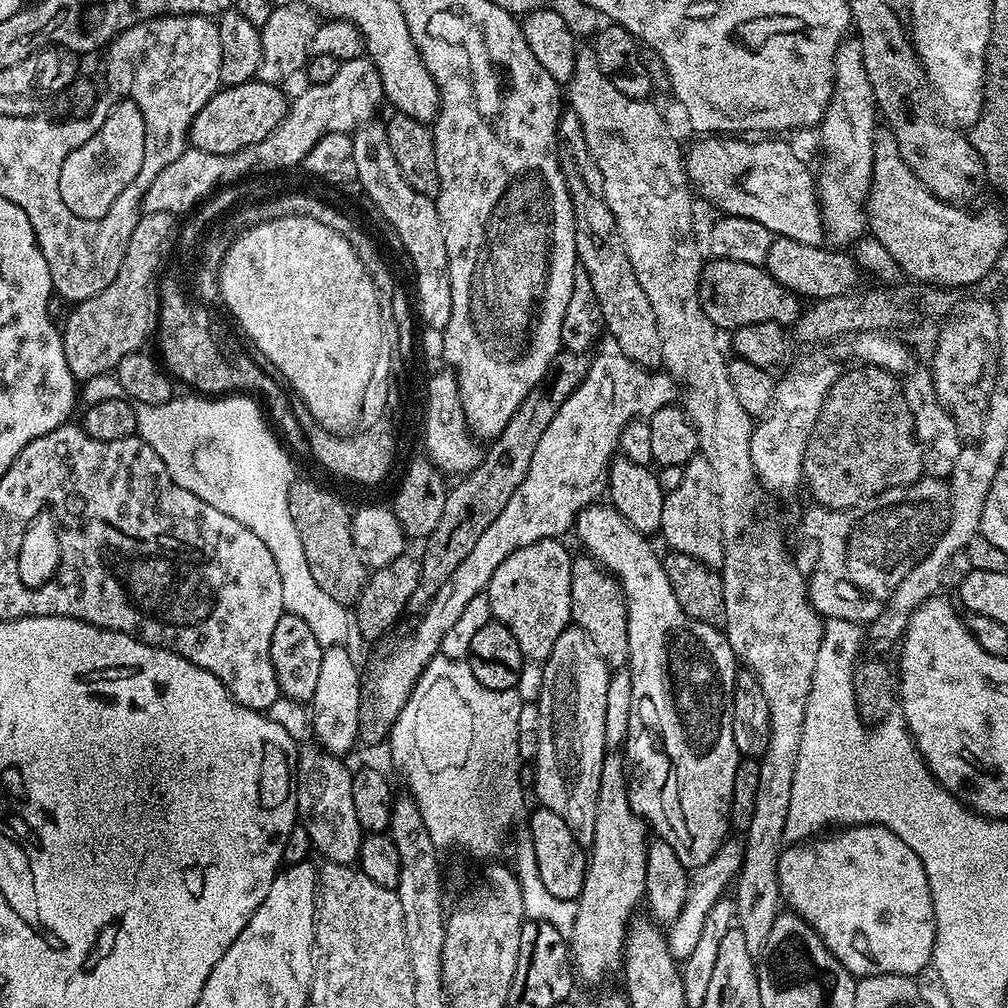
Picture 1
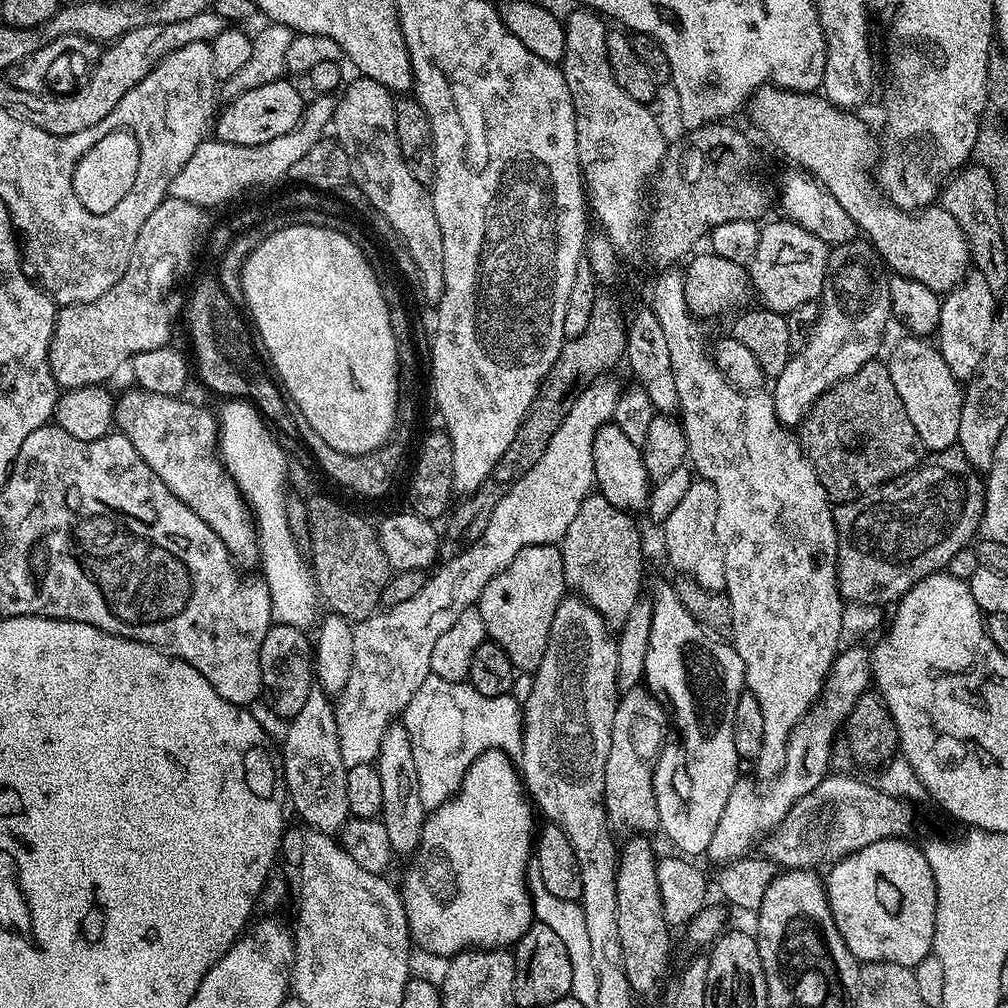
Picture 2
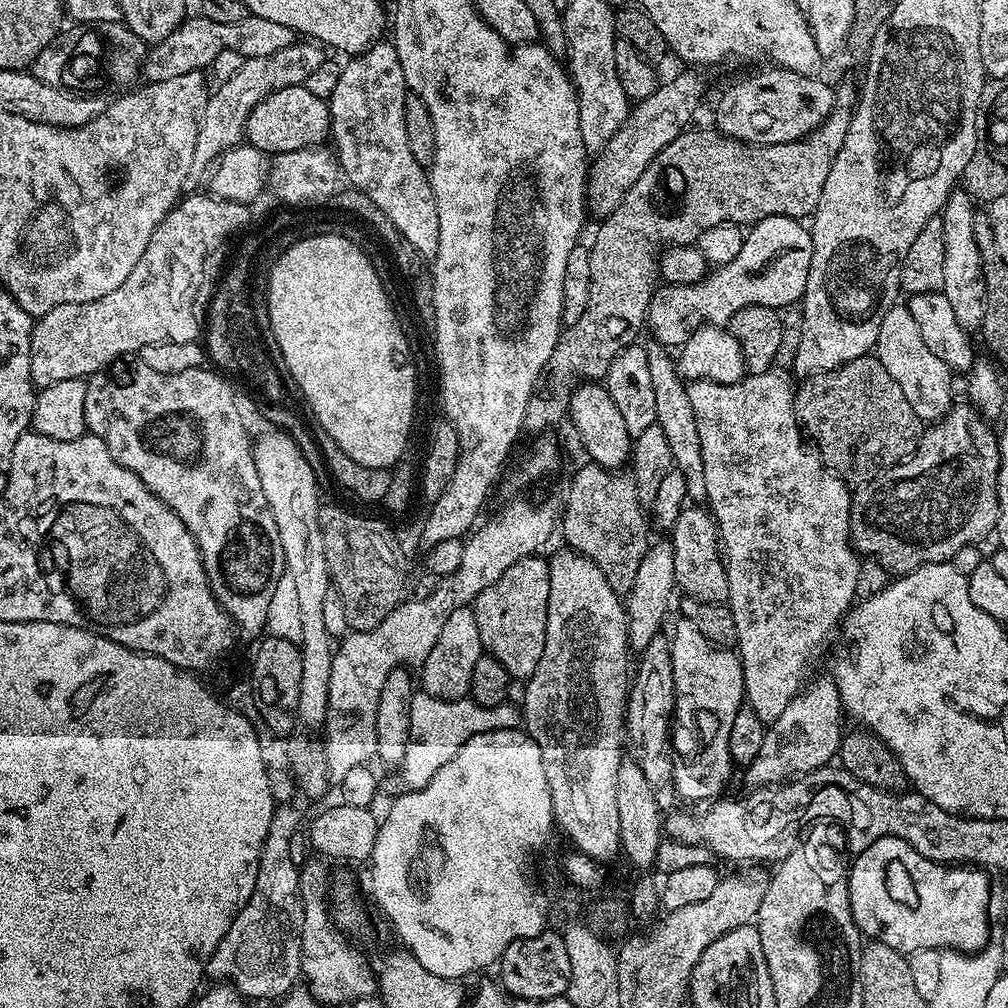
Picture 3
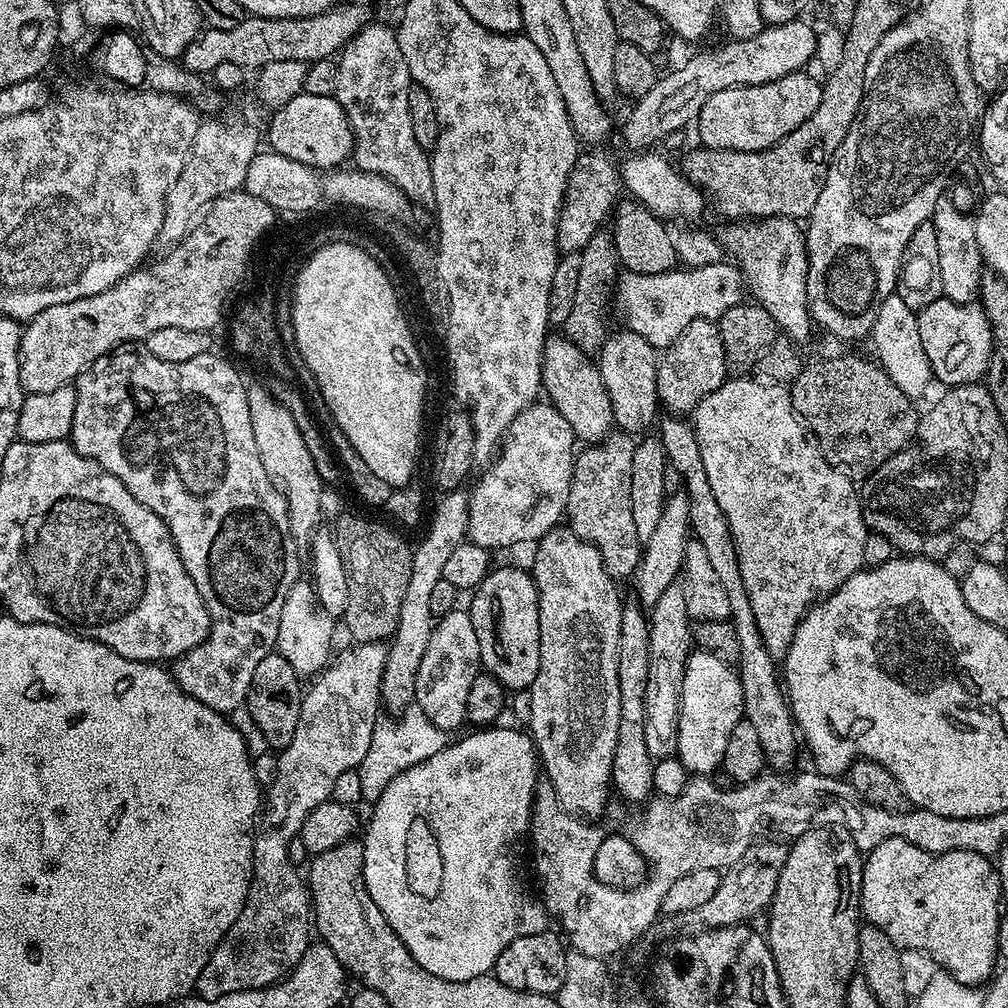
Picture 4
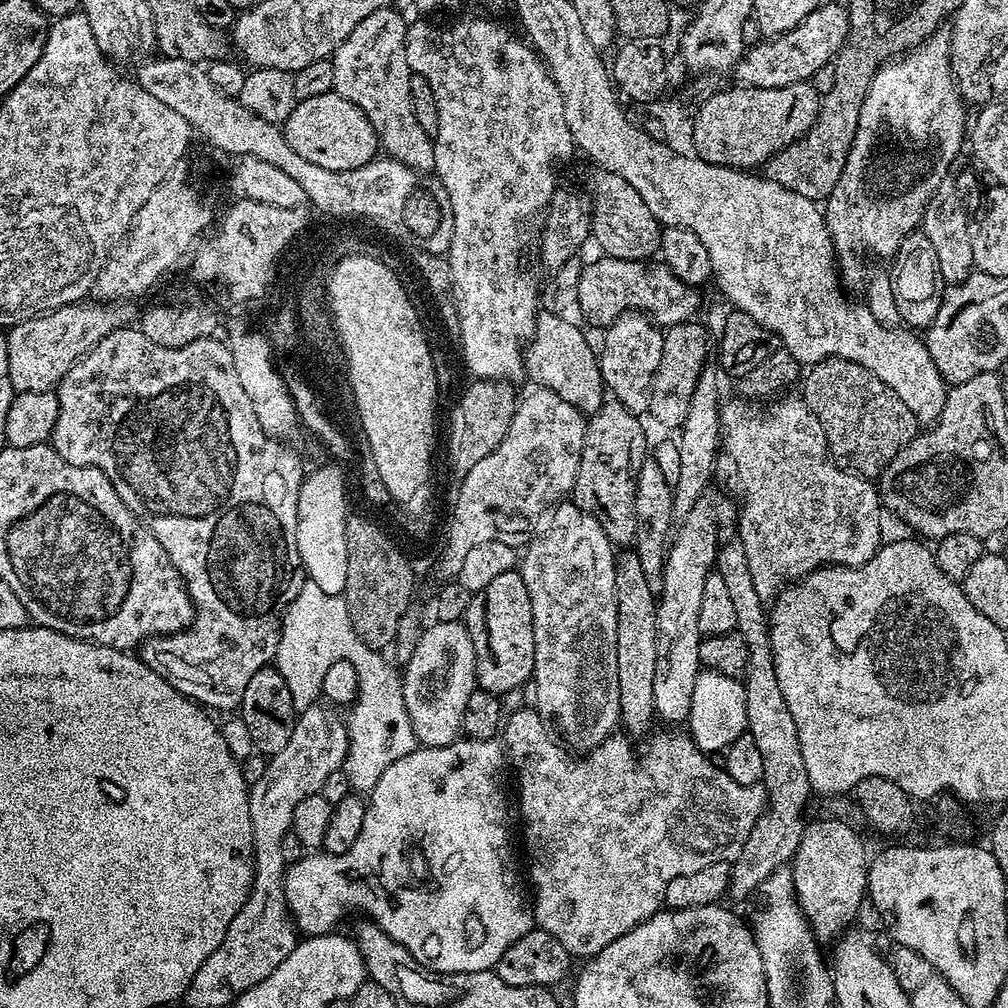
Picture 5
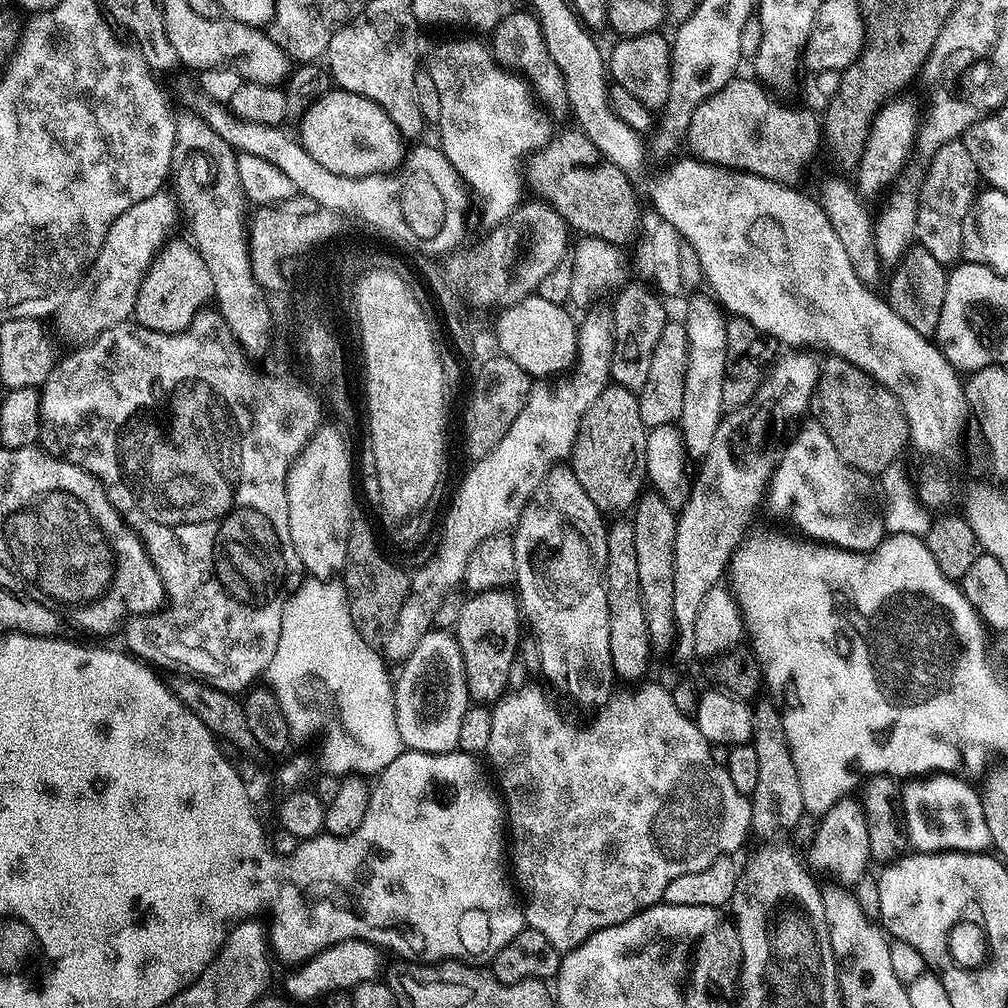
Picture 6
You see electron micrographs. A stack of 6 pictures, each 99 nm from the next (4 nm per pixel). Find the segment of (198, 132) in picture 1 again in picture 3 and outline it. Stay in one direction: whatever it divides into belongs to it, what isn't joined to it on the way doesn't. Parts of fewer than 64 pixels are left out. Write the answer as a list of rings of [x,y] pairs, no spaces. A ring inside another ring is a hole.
[[[290,86],[269,91],[268,97],[254,106],[248,119],[246,140],[259,152],[275,154],[323,145],[324,139],[329,139],[331,131],[332,115],[328,109],[328,101],[314,98],[314,94],[310,94],[310,90],[303,86]]]

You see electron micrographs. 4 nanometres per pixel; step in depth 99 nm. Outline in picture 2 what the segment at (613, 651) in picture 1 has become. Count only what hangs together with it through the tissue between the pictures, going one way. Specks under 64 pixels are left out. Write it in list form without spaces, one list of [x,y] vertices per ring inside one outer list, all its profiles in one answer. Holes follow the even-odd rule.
[[[587,496],[574,514],[574,522],[566,530],[558,545],[562,554],[564,583],[575,595],[586,601],[604,619],[609,629],[619,630],[636,604],[641,603],[640,582],[644,578],[644,552],[640,549],[640,532],[629,513],[614,506],[604,496]]]

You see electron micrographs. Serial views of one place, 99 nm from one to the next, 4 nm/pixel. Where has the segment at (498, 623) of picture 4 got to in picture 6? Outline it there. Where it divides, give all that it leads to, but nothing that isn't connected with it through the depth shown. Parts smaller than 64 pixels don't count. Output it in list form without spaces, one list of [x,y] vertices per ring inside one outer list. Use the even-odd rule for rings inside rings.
[[[511,591],[477,592],[465,599],[454,635],[462,652],[469,701],[480,706],[491,705],[509,687],[508,675],[520,644],[520,624],[522,628],[522,609]]]

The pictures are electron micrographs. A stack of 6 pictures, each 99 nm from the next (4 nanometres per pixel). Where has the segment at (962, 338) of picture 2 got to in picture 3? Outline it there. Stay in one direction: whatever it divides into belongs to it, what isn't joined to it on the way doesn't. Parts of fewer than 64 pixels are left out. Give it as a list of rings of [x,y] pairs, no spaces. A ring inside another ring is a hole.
[[[953,191],[942,209],[942,219],[939,225],[944,235],[944,249],[946,250],[946,262],[942,262],[944,297],[946,302],[950,302],[950,310],[954,310],[954,318],[958,318],[961,326],[976,330],[979,329],[984,317],[986,286],[982,278],[982,258],[976,237],[978,214],[975,214],[972,204],[974,205],[973,197],[967,191]]]

